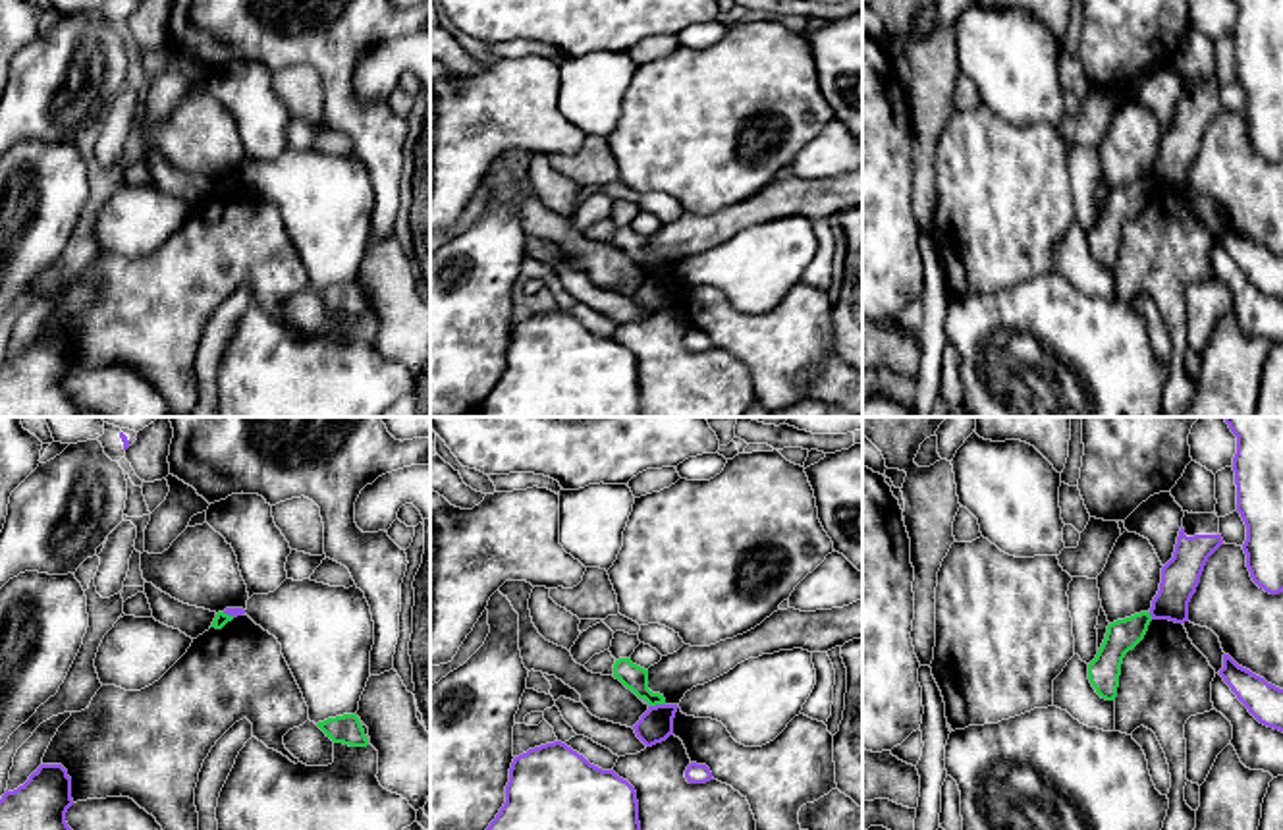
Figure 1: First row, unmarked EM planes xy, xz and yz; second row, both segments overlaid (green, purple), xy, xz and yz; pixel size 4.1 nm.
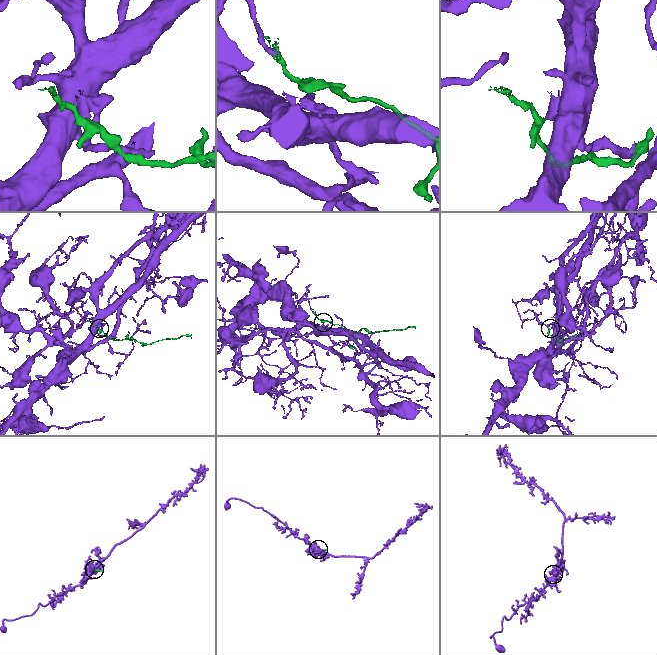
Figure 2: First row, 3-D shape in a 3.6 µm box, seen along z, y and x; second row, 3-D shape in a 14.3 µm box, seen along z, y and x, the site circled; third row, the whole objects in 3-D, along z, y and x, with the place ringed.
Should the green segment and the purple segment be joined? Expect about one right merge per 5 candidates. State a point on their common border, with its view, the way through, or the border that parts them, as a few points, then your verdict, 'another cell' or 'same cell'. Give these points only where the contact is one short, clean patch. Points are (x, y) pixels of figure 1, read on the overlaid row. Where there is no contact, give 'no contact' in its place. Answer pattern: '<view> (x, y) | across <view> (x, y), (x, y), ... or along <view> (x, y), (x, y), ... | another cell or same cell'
xz (656, 703) | along xz (664, 703), (651, 707) | another cell

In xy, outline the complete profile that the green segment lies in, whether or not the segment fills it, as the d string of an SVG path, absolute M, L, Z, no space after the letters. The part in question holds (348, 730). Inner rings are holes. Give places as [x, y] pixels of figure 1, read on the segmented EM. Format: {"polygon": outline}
{"polygon": "M343 714L316 724L334 743L367 747L369 739L357 714Z"}

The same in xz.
{"polygon": "M631 658L615 660L614 678L631 689L639 699L644 699L650 706L666 705L664 695L648 689L648 670L633 664Z"}

